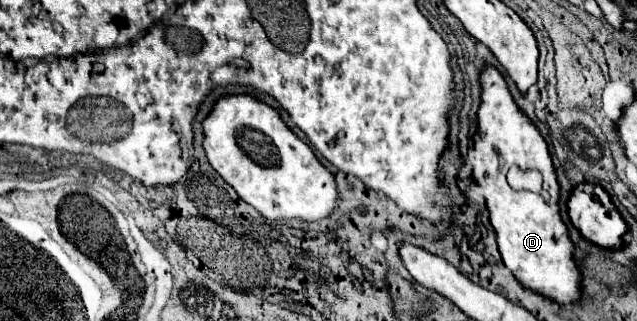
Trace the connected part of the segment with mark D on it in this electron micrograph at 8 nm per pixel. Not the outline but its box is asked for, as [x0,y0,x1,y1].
[471,67,579,301]

